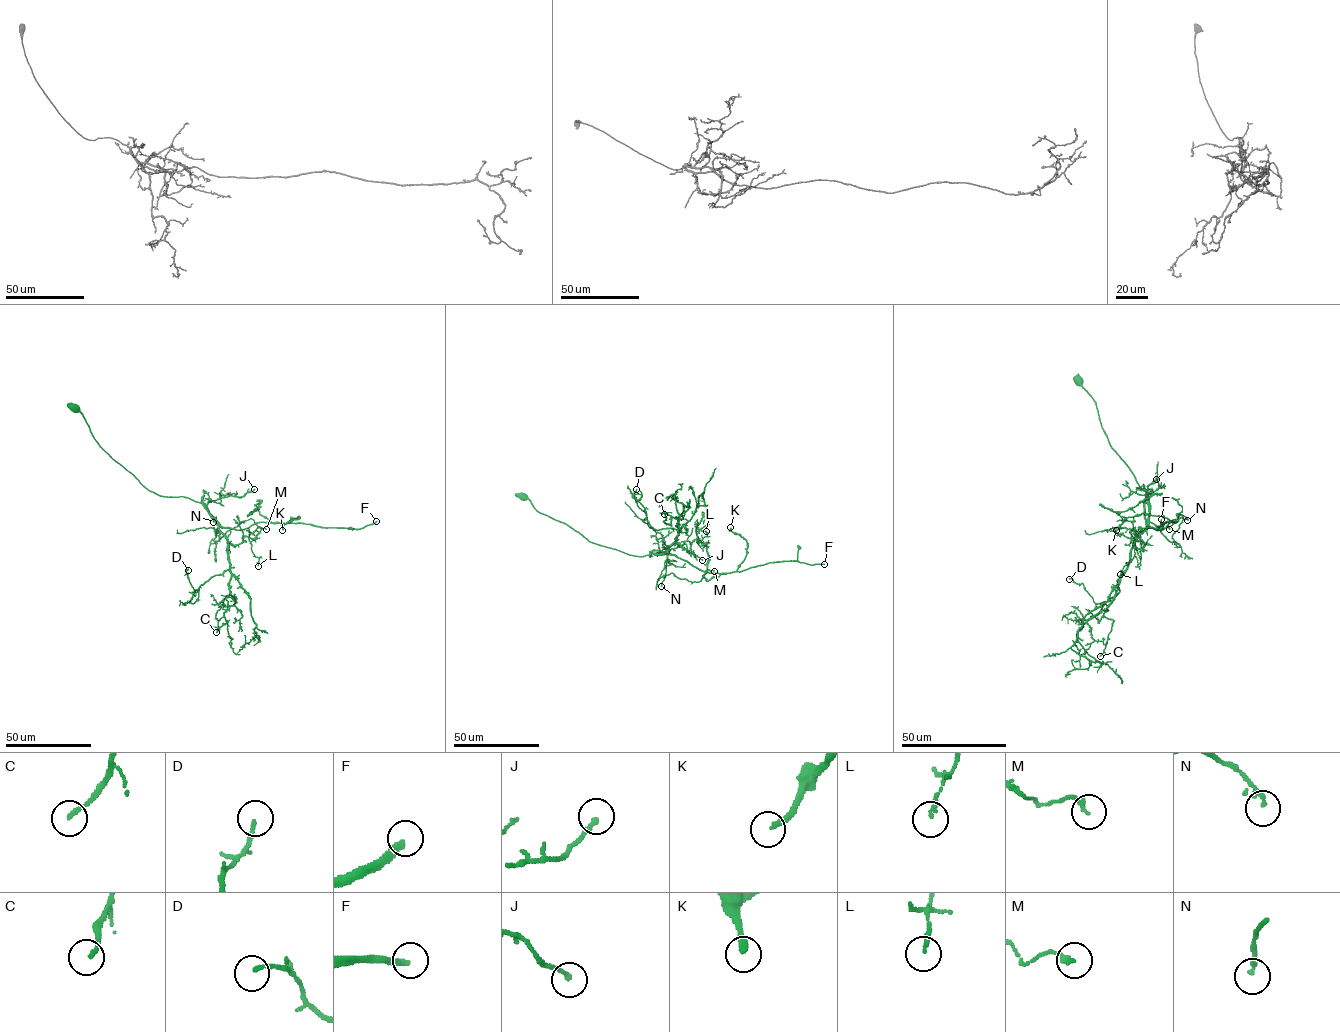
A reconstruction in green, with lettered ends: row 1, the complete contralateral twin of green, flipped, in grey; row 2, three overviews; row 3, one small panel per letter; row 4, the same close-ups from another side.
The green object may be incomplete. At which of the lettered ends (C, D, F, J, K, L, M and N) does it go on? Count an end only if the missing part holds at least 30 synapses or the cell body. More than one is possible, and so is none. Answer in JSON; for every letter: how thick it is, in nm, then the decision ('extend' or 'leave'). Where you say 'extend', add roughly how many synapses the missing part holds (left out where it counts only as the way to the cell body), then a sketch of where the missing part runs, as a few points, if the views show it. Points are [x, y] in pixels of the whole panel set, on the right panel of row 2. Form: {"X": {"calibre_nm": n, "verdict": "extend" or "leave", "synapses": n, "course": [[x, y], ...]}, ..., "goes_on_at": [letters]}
{"C": {"calibre_nm": 170, "verdict": "leave"}, "D": {"calibre_nm": 160, "verdict": "leave"}, "F": {"calibre_nm": 280, "verdict": "extend", "synapses": 180, "course": [[1161, 519], [1169, 505], [1147, 517], [1157, 517], [1169, 507], [1131, 513], [1117, 495], [1093, 482]]}, "J": {"calibre_nm": 170, "verdict": "leave"}, "K": {"calibre_nm": 240, "verdict": "extend", "synapses": 40, "course": [[1116, 530], [1109, 534], [1104, 557], [1104, 584]]}, "L": {"calibre_nm": 160, "verdict": "leave"}, "M": {"calibre_nm": 200, "verdict": "leave"}, "N": {"calibre_nm": 190, "verdict": "leave"}, "goes_on_at": ["F", "K"]}

